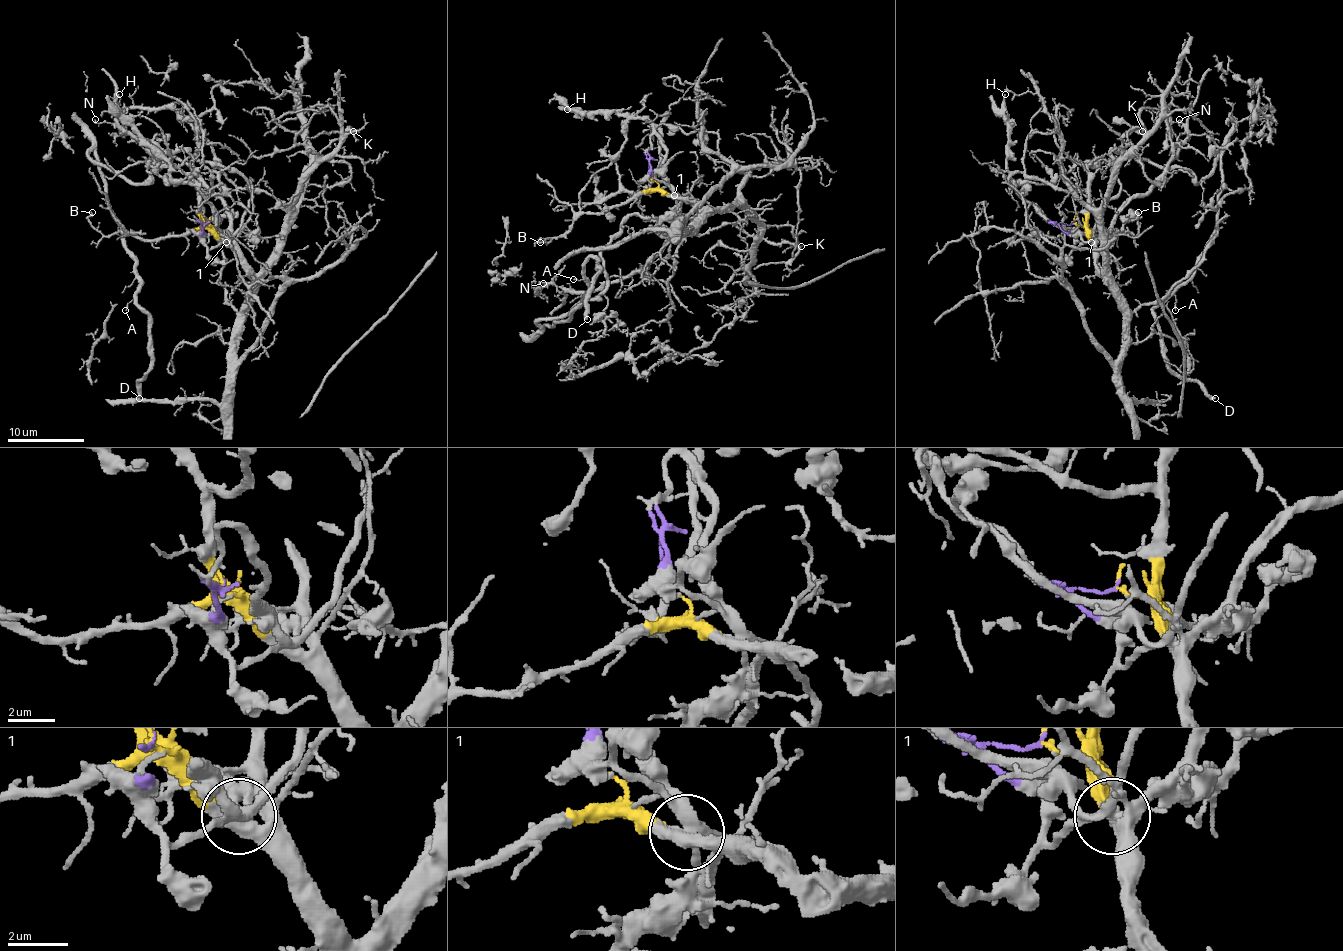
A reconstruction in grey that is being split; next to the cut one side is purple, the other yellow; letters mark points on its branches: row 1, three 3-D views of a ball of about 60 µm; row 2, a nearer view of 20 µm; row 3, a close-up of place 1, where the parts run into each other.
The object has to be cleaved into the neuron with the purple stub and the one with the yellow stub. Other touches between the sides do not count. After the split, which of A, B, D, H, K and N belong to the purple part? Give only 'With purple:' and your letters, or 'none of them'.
With purple: A, D, H

